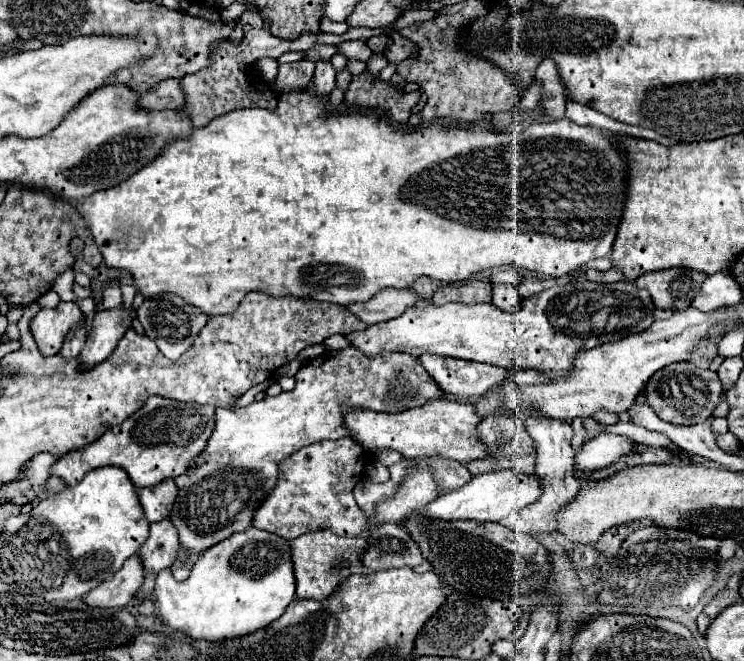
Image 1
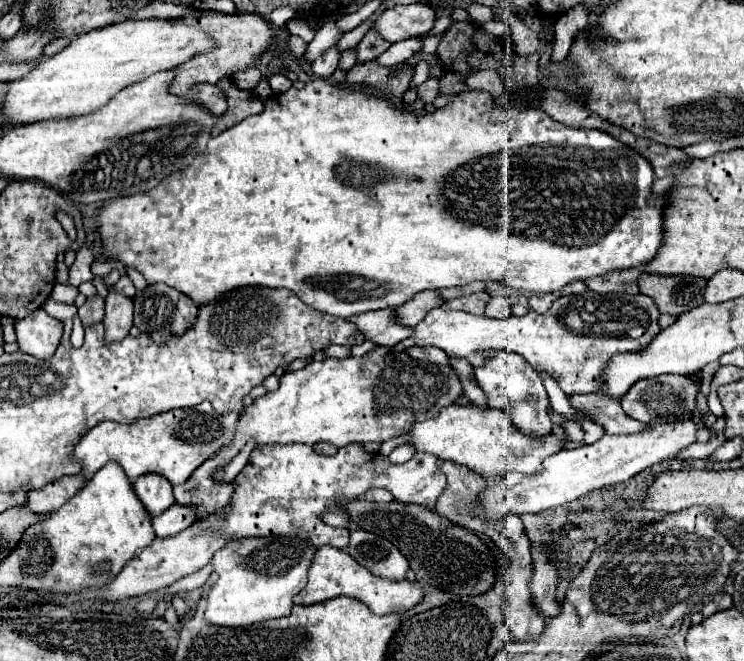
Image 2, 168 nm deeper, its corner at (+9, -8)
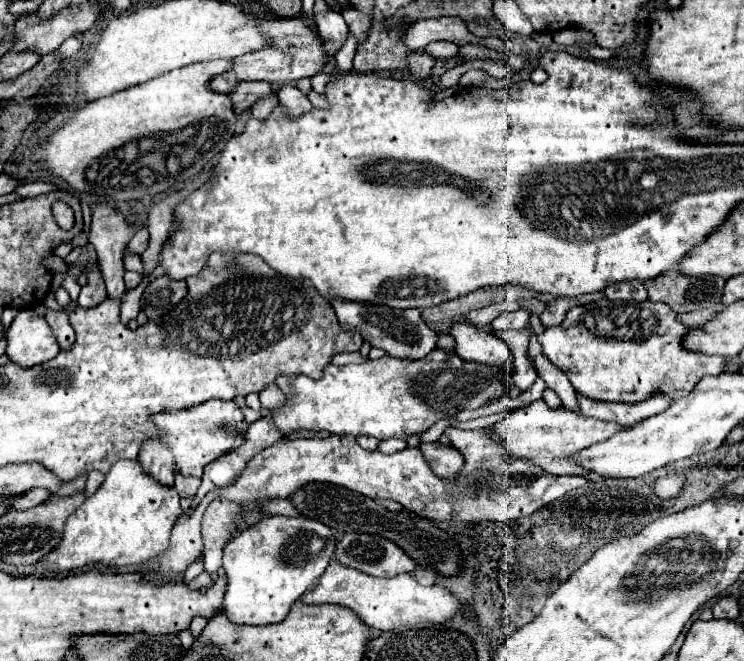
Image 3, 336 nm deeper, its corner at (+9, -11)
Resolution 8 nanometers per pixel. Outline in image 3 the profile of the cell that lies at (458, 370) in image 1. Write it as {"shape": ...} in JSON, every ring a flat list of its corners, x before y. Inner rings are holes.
{"shape":[[332,300,332,306,338,314,340,324,346,330,356,330,370,346,382,348,386,354,402,356,402,358,424,358,434,350,438,334,428,328,420,320,420,310,394,310,388,306,376,306,376,304,362,304,362,302,346,302,346,300]]}

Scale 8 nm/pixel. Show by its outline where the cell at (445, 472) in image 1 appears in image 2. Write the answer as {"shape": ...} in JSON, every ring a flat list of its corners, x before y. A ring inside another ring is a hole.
{"shape":[[264,445,264,449,252,451,250,461,236,477,234,485,236,493,232,493,232,513,228,515,228,521,226,513,216,513,216,517,204,517,204,521,190,525,178,535,154,539,154,543,136,553,136,557,108,585,104,599,128,601,168,587,208,565,212,553,222,549,228,539,300,535,308,537,316,547,332,545,344,549,350,531,322,523,320,513,376,487,388,489,400,503,418,503,434,509,436,499,446,487,444,473,438,469,438,457,416,451,410,461,394,465,380,453,368,453,364,445,346,445,332,457,316,455,310,445]]}

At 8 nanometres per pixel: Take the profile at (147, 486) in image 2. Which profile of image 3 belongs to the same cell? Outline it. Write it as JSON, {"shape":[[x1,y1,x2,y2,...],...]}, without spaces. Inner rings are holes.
{"shape":[[146,440,140,448,138,462,142,470,160,482,166,488,174,486,174,472,172,472,172,454,164,444,156,444,156,440]]}

